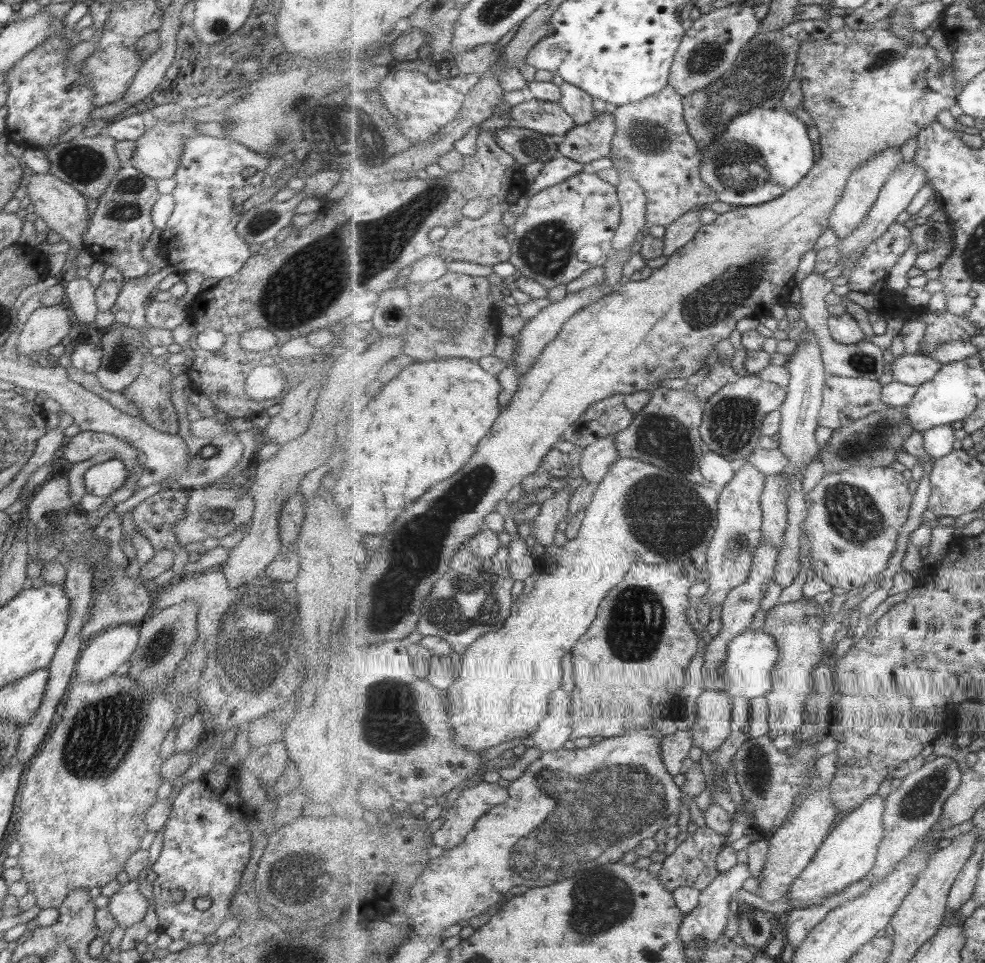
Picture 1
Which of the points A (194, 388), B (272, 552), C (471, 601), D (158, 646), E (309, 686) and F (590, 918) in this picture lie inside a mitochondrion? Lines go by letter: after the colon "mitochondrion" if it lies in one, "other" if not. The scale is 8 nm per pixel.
A: other
B: other
C: mitochondrion
D: mitochondrion
E: other
F: mitochondrion

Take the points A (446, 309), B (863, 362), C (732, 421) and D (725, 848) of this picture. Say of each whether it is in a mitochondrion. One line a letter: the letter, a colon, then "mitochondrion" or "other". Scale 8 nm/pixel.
A: mitochondrion
B: mitochondrion
C: mitochondrion
D: other

